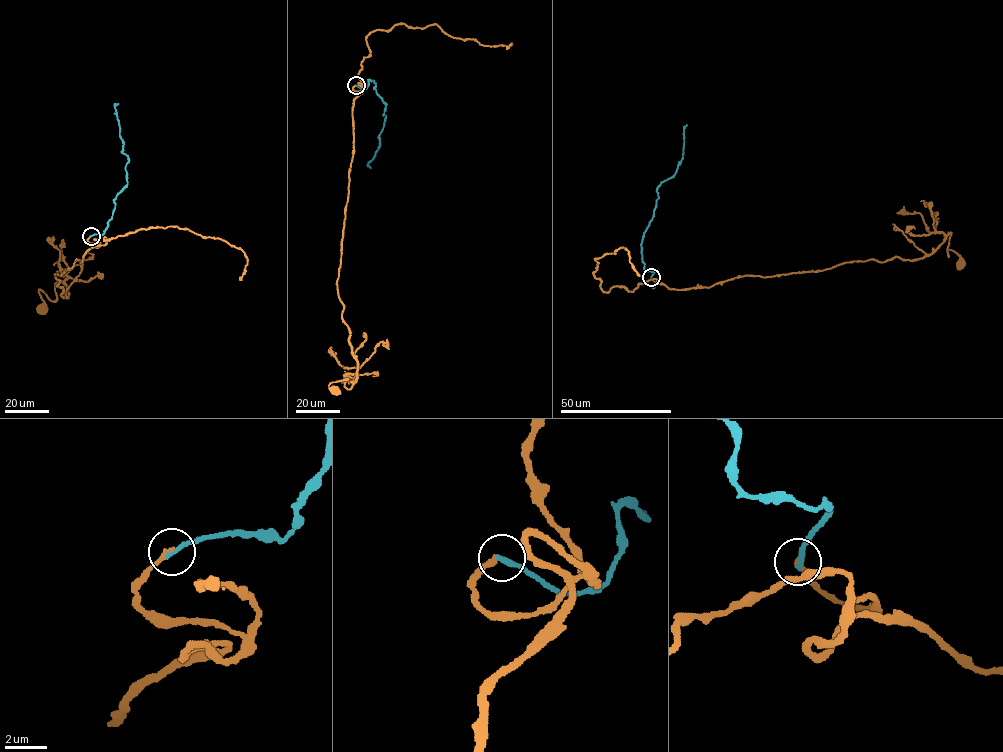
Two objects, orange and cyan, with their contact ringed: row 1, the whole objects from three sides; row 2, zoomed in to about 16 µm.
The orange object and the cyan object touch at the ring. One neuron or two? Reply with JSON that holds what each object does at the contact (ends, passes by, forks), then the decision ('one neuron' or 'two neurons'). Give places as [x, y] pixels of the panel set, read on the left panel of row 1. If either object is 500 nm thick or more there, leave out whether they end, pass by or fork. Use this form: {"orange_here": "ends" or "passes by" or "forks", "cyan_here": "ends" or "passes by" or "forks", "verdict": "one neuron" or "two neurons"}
{"orange_here": "ends", "cyan_here": "ends", "verdict": "two neurons"}

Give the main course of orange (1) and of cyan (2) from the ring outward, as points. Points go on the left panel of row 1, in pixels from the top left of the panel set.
1: (91, 236), (97, 244), (82, 262), (55, 274), (67, 297), (61, 281), (55, 300), (39, 289), (42, 308)
2: (91, 236), (104, 233), (115, 207), (114, 199), (128, 183), (128, 159), (122, 151), (118, 103)

